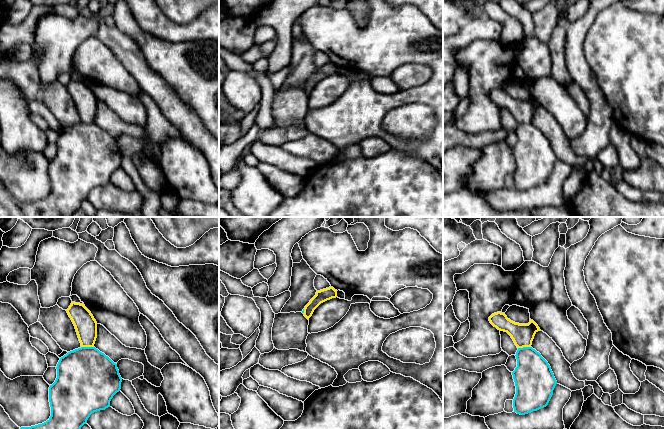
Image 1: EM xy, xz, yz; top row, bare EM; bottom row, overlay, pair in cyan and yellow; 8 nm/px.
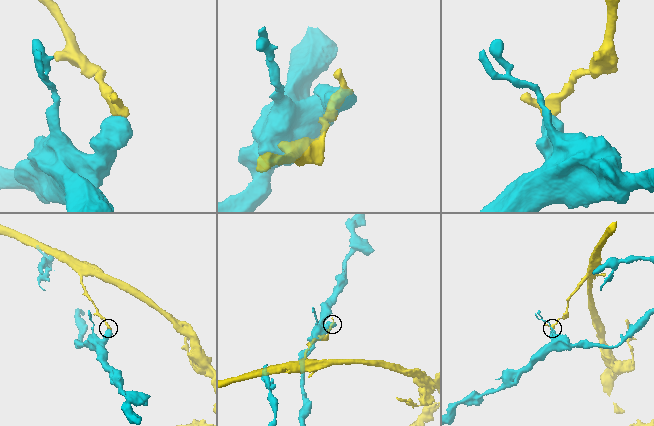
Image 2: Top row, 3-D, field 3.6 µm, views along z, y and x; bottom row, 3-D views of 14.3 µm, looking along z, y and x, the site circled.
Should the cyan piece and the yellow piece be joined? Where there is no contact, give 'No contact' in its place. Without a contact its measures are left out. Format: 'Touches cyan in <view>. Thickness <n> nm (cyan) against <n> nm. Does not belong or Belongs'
Touches cyan in xy. Thickness 480 nm (cyan) against 180 nm. Does not belong

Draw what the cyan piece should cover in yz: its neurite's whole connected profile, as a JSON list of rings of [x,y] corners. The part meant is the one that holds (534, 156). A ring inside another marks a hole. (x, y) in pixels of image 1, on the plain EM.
[[[532,123],[518,124],[515,132],[513,184],[525,191],[548,181],[557,157],[548,138]]]

